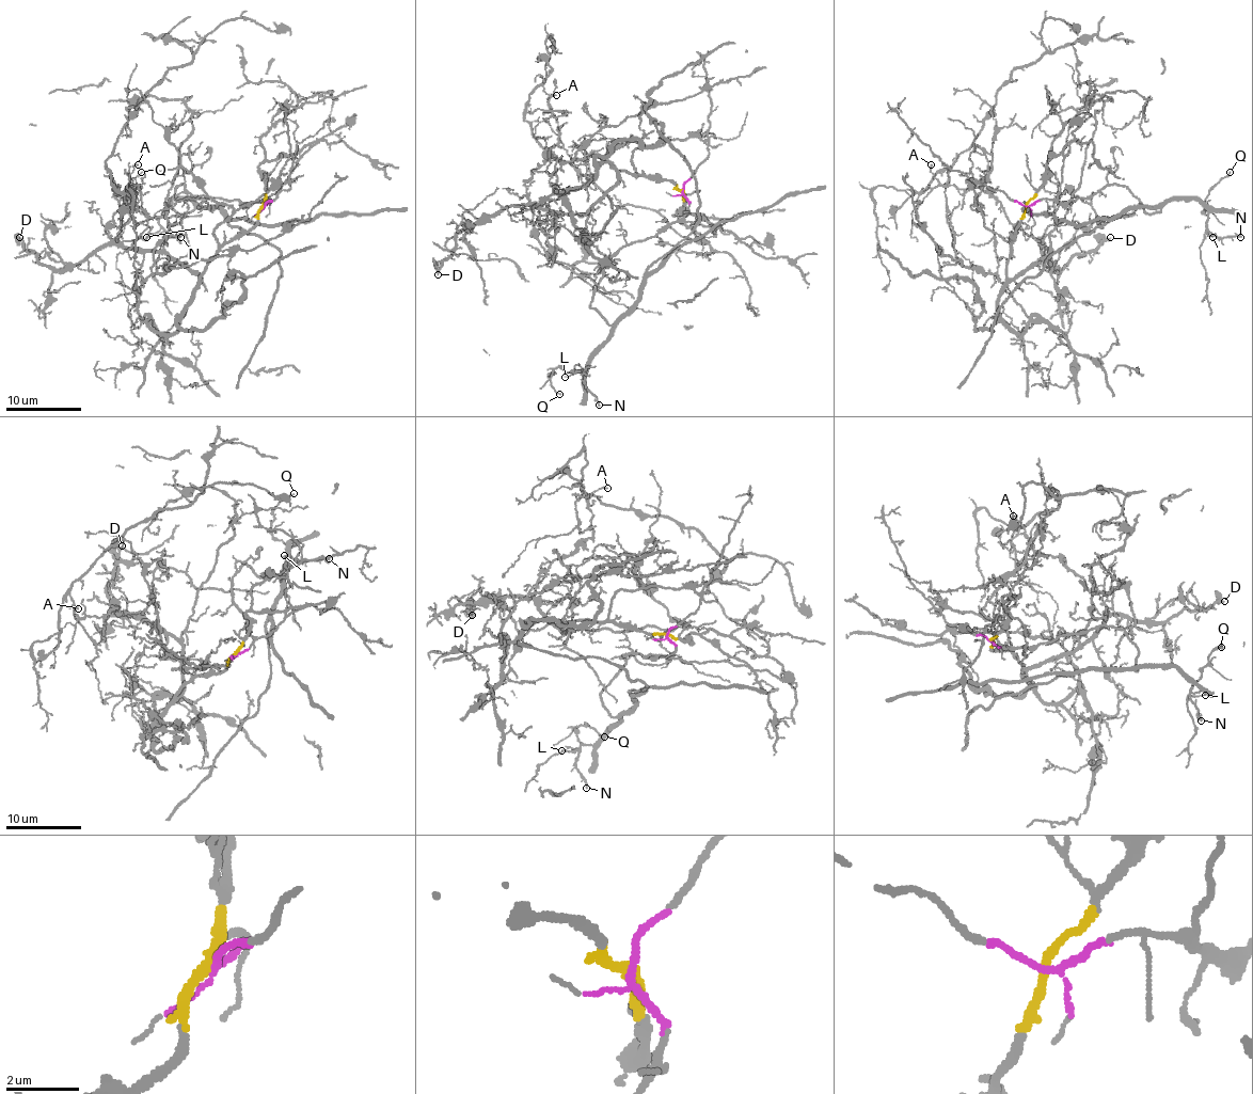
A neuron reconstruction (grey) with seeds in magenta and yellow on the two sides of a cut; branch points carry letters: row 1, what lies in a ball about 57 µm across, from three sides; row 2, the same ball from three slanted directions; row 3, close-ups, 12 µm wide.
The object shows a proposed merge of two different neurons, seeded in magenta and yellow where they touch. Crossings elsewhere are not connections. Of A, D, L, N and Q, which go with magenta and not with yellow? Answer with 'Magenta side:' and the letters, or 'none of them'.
Magenta side: L, N, Q

